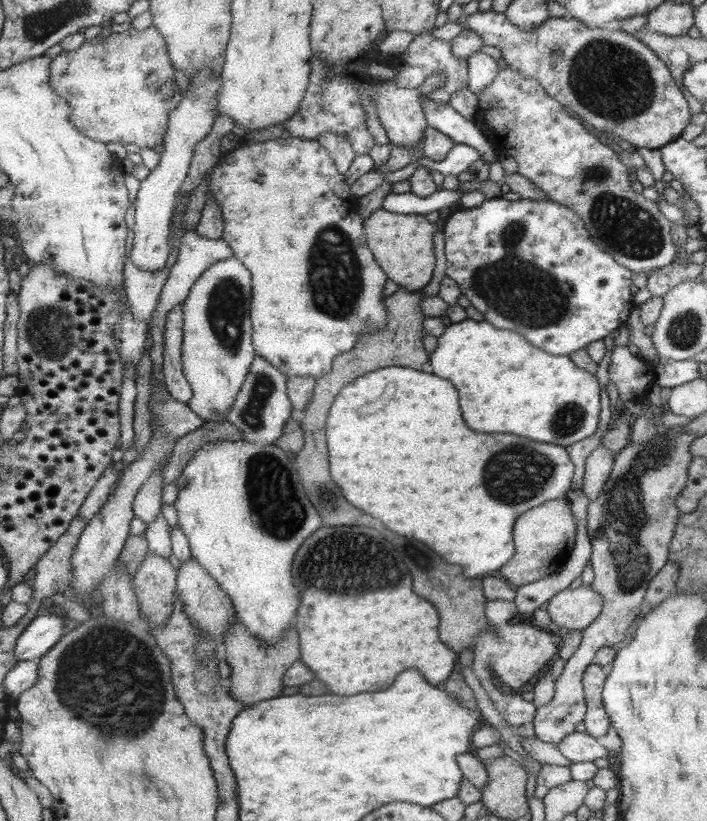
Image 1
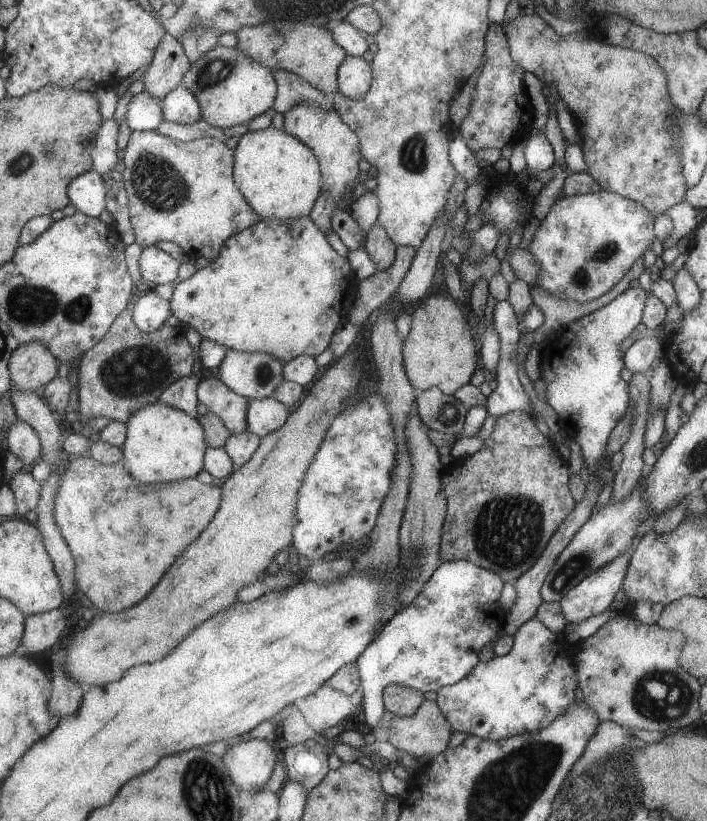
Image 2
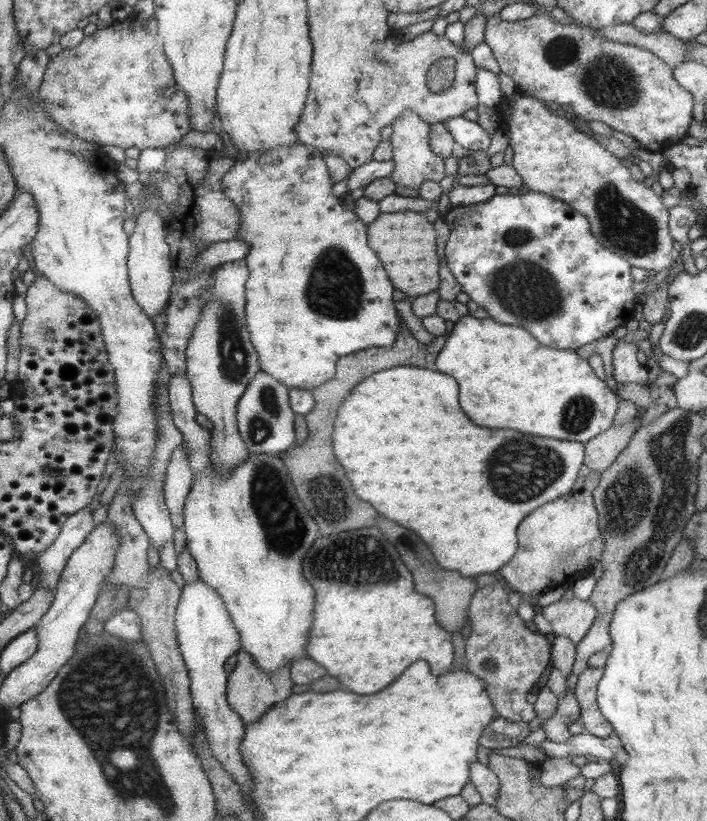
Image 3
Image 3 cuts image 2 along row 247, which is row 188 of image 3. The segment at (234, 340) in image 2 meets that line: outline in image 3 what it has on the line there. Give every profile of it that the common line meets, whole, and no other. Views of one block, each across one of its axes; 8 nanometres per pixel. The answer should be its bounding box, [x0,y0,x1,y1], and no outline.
[221,145,399,391]

